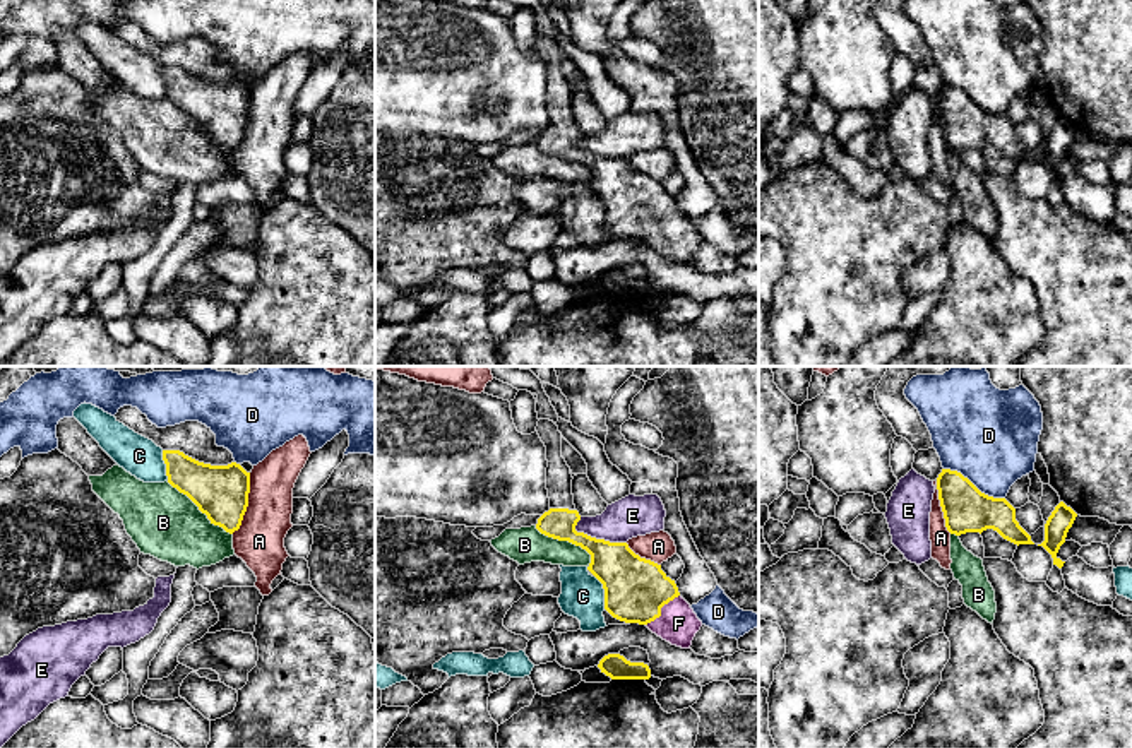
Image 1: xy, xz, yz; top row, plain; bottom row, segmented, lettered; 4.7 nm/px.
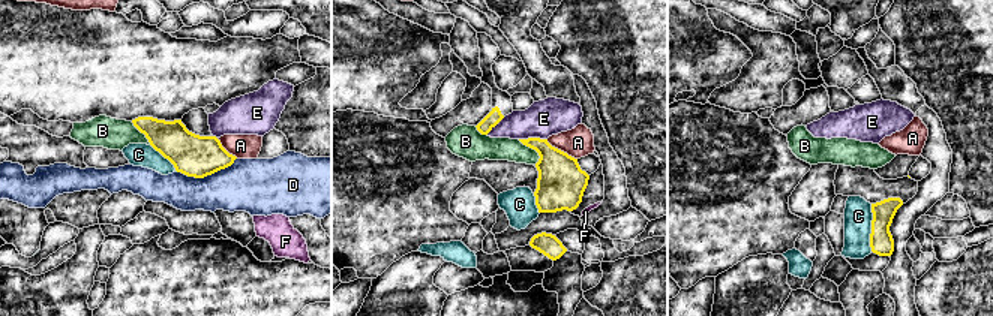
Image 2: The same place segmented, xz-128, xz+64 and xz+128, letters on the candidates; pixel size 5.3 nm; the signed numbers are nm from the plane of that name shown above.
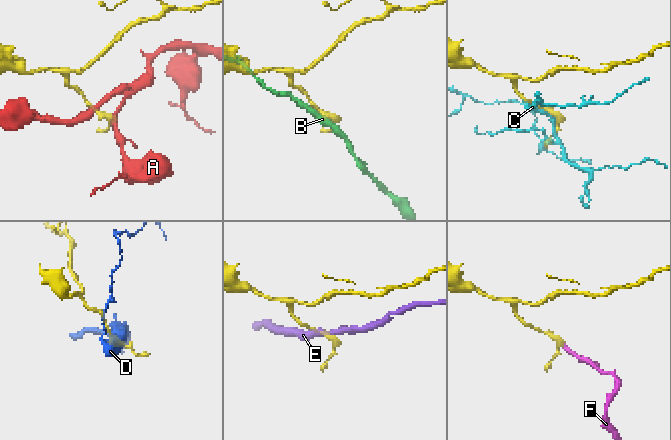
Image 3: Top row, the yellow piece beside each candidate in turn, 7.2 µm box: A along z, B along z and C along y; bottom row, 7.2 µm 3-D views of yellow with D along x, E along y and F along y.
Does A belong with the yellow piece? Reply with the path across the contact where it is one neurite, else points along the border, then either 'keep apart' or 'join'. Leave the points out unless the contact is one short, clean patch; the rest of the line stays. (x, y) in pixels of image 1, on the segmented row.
border xy (250, 473), (249, 505), (242, 524), (232, 533); keep apart

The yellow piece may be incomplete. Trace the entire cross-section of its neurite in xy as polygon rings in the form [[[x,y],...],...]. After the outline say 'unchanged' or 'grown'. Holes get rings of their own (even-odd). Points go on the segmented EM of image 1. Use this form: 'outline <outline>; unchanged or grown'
outline [[[163,450],[168,483],[187,495],[211,524],[233,534],[248,507],[250,472],[240,464],[211,466],[180,450]]]; unchanged

